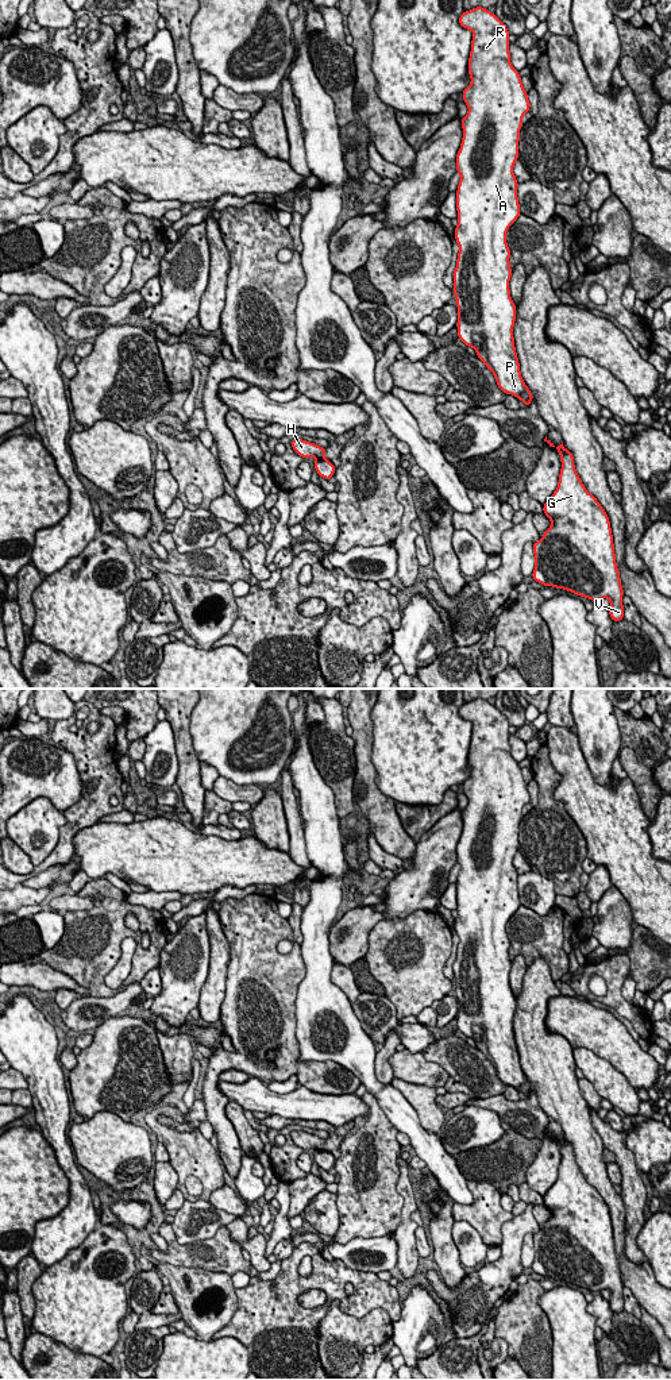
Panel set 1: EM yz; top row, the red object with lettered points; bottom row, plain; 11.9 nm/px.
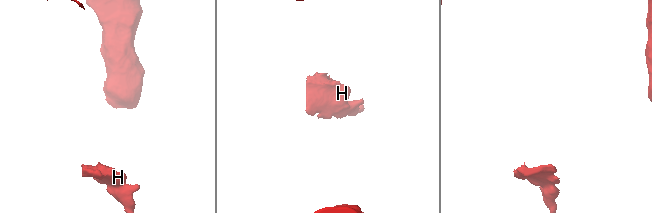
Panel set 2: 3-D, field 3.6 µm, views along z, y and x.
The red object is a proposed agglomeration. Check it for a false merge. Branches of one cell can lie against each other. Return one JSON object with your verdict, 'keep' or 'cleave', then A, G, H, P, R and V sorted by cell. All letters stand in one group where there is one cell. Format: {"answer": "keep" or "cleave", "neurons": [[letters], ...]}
{"answer": "cleave", "neurons": [["A", "G", "P", "R", "V"], ["H"]]}

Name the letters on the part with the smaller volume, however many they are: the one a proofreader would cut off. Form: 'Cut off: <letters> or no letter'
Cut off: H

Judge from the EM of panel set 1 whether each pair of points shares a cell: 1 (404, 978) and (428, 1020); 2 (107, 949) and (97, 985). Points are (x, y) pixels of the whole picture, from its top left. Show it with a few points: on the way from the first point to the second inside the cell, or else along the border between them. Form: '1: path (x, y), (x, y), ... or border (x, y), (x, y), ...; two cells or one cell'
1: border (430, 1006), (425, 1006), (416, 1014); two cells
2: path (99, 958), (97, 976); one cell

